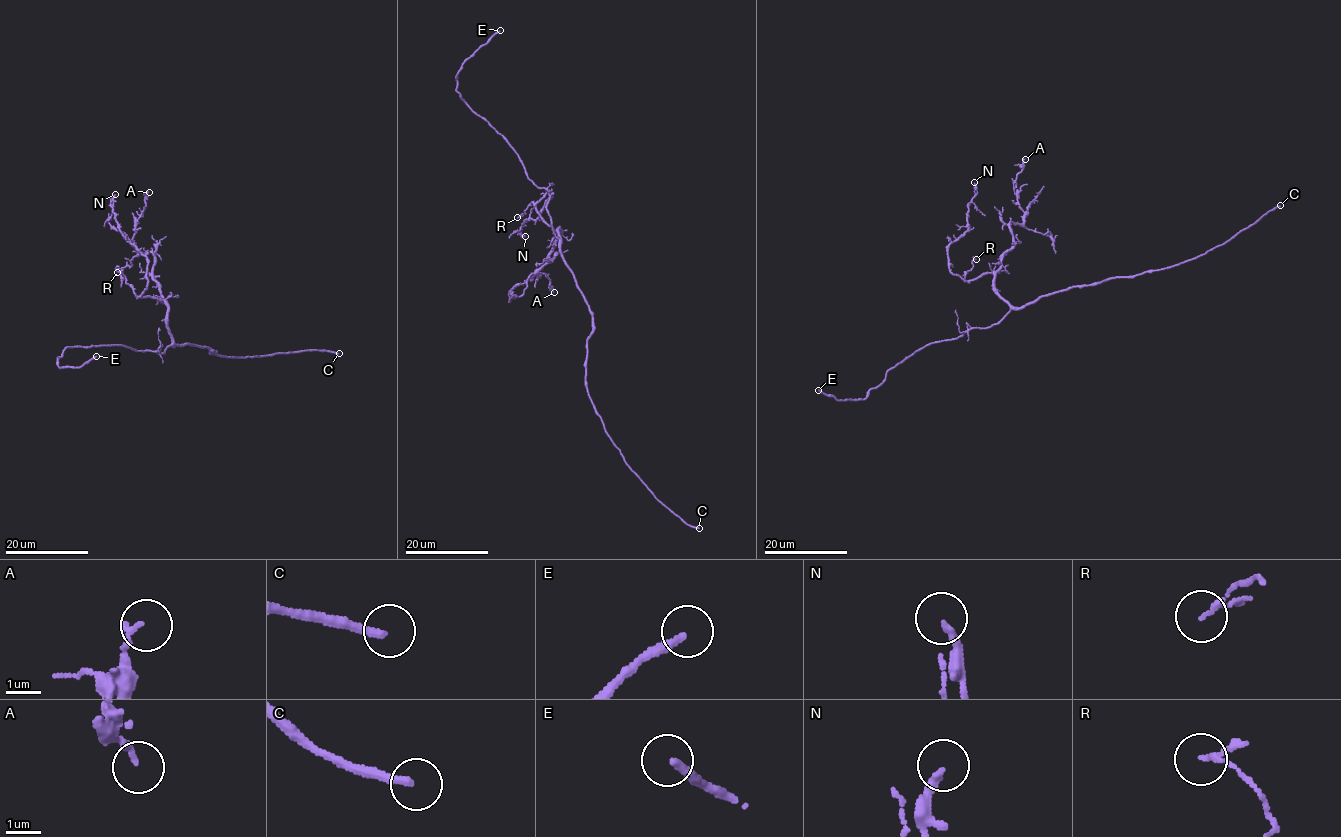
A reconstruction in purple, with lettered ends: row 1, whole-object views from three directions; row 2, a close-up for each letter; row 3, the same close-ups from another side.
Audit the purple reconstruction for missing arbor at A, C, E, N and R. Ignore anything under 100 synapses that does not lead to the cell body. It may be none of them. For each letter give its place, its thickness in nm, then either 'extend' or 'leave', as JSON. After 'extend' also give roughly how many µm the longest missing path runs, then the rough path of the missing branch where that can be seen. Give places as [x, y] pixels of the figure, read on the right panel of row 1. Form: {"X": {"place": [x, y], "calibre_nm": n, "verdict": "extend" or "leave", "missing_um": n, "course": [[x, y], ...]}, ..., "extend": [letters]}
{"A": {"place": [1025, 159], "calibre_nm": 180, "verdict": "leave"}, "C": {"place": [1280, 205], "calibre_nm": 240, "verdict": "extend", "missing_um": 100, "course": [[1280, 205], [1277, 191], [1189, 88], [1188, 58], [1206, 67], [1206, 34]]}, "E": {"place": [818, 390], "calibre_nm": 260, "verdict": "extend", "missing_um": 25, "course": [[818, 390], [769, 365], [759, 355]]}, "N": {"place": [974, 182], "calibre_nm": 220, "verdict": "leave"}, "R": {"place": [976, 259], "calibre_nm": 120, "verdict": "leave"}, "extend": ["C", "E"]}

